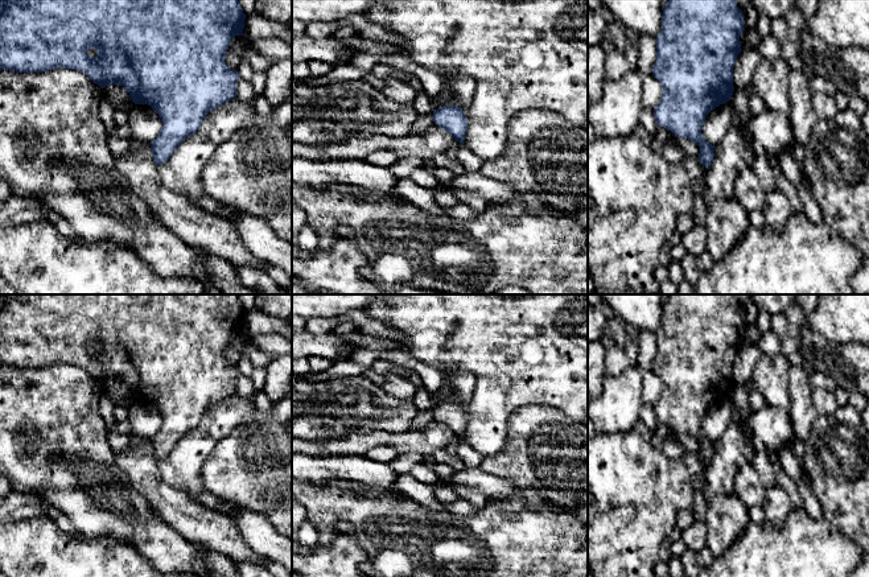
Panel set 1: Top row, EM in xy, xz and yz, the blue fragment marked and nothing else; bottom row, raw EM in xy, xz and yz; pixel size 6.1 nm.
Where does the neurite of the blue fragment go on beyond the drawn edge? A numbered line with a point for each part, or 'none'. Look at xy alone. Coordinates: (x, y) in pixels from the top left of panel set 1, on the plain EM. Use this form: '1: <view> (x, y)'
none

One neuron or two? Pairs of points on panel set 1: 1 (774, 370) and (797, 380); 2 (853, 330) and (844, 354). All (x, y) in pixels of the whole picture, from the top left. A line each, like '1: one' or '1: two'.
1: two
2: two

